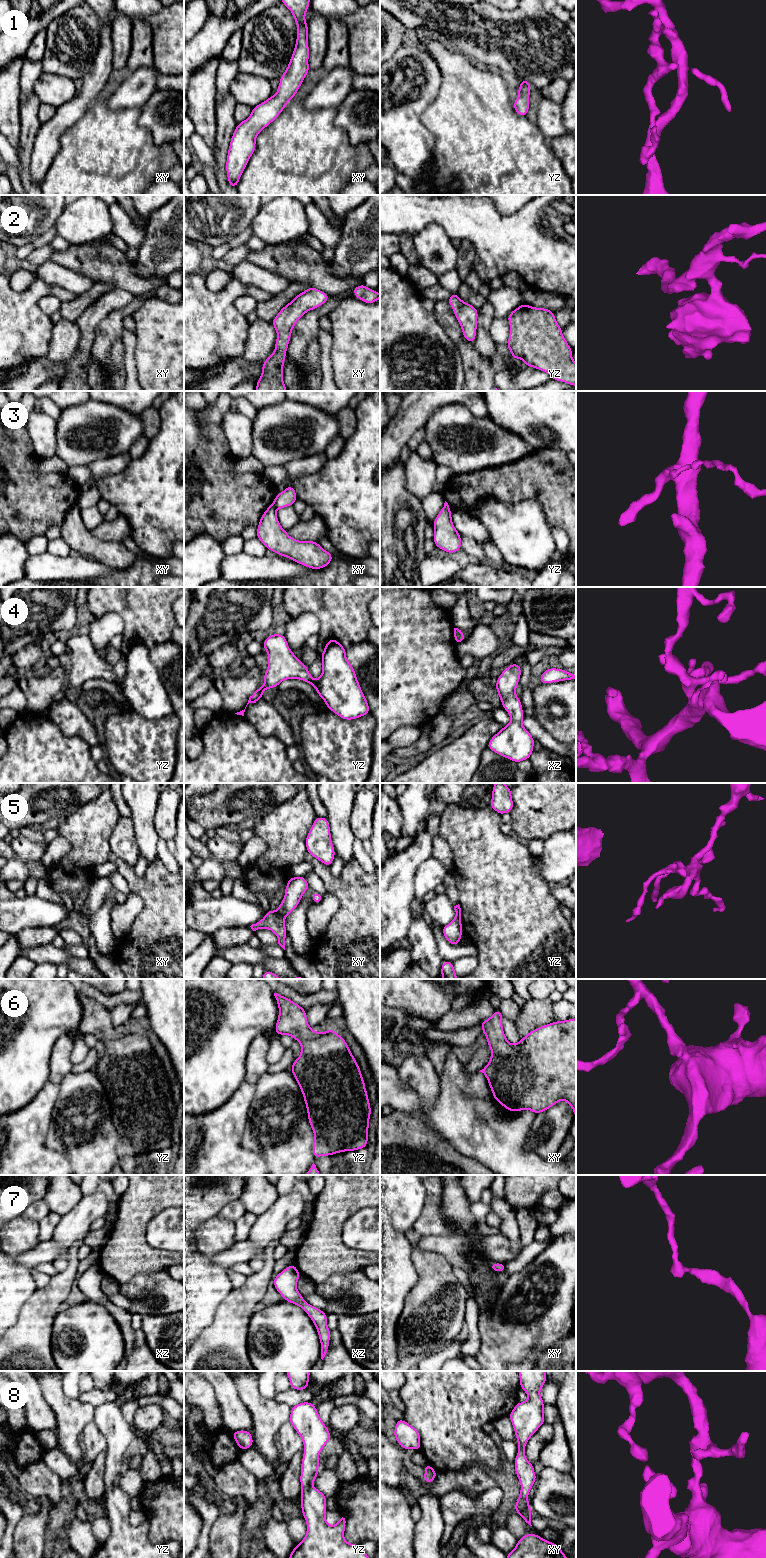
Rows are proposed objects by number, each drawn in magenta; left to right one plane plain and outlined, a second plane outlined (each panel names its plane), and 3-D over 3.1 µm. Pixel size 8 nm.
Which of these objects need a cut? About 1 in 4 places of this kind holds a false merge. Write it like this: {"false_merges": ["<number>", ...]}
{"false_merges": ["3", "5"]}

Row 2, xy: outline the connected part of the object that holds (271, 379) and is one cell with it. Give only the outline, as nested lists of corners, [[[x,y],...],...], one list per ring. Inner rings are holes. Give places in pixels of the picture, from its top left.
[[[309,287],[303,293],[297,294],[271,321],[277,332],[275,350],[262,364],[262,374],[257,380],[256,391],[287,391],[282,371],[292,329],[305,313],[325,304],[328,298],[324,291]]]

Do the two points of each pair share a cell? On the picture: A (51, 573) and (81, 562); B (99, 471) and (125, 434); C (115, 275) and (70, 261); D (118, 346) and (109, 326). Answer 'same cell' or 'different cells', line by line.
A: same cell
B: different cells
C: same cell
D: different cells

